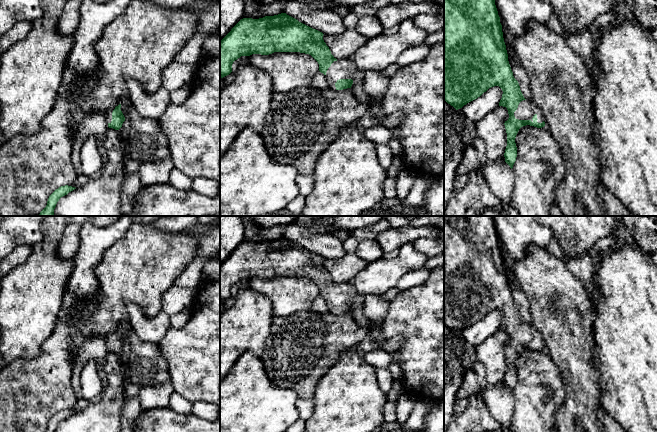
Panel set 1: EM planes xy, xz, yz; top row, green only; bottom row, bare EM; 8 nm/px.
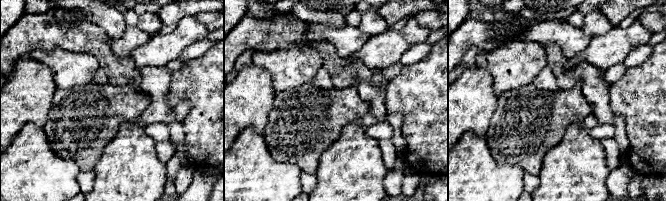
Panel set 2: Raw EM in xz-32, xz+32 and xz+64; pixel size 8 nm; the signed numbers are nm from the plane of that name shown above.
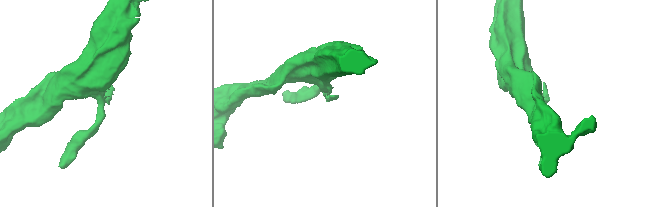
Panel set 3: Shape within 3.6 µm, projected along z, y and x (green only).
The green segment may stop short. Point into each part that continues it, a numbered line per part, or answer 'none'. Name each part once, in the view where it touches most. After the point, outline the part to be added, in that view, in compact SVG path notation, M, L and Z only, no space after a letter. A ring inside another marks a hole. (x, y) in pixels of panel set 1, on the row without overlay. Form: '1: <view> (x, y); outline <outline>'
1: yz (526, 333); outline M523 324L519 327L517 334L514 336L514 340L519 344L532 344L534 339L537 339L537 346L542 347L544 342L540 333L536 330L534 325Z

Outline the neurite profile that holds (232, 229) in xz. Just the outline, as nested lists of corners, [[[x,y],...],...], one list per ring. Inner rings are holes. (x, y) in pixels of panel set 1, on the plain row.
[[[220,216],[220,265],[244,242],[244,232],[240,216]]]

